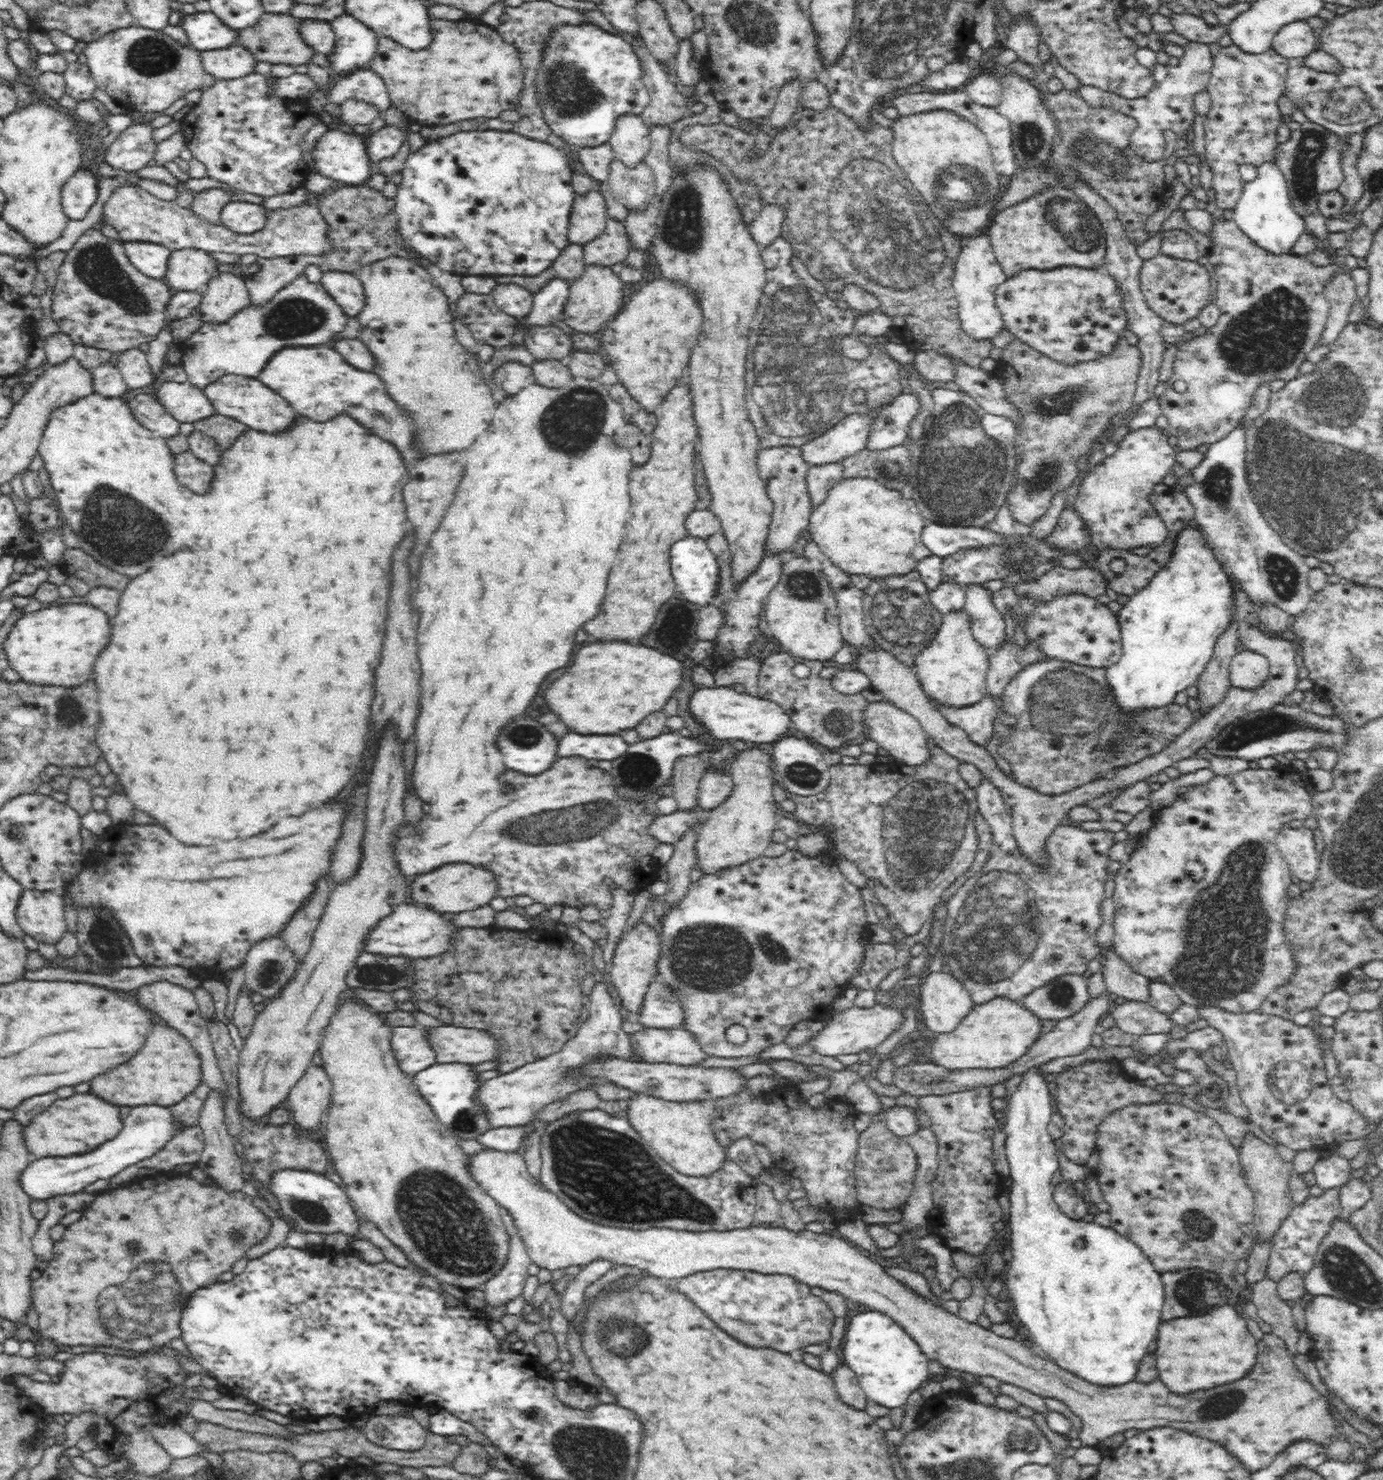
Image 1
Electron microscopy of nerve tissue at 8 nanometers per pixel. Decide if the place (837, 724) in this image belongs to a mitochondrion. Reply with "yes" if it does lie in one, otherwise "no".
yes

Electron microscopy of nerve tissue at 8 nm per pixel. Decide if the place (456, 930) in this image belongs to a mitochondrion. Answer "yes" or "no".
no

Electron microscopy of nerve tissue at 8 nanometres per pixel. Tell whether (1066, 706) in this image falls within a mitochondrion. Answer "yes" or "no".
yes

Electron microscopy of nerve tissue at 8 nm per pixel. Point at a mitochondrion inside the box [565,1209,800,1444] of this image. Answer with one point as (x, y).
(606, 1325)

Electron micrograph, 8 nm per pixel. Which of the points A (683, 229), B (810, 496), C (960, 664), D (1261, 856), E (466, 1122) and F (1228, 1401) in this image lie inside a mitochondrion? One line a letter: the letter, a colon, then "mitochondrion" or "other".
A: mitochondrion
B: other
C: other
D: mitochondrion
E: mitochondrion
F: mitochondrion

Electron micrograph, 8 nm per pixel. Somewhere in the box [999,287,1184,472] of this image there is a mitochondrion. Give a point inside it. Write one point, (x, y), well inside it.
(1081, 400)

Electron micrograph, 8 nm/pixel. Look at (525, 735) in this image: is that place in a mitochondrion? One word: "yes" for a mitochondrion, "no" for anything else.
yes

